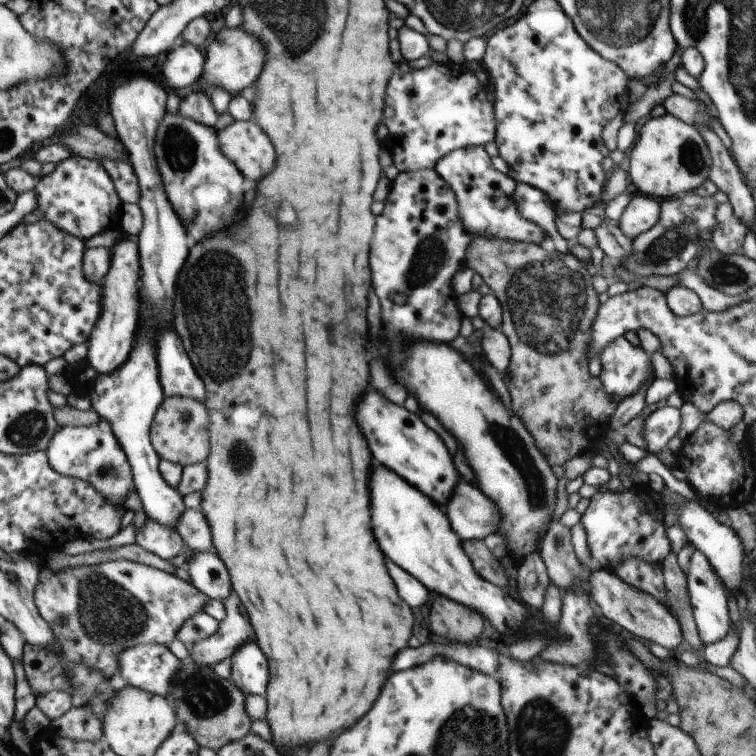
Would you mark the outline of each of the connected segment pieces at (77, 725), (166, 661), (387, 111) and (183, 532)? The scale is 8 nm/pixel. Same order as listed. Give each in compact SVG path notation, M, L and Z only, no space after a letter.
M72 707L60 718L51 721L51 730L72 740L99 741L103 738L102 721L90 708Z
M143 644L120 652L119 673L129 686L170 698L172 676L182 668L182 661L167 647Z
M431 63L424 68L411 68L408 64L398 64L388 84L388 96L384 104L384 124L392 136L392 162L399 172L434 169L436 163L452 150L462 147L482 146L495 142L496 122L494 105L488 100L484 83L464 65L455 63Z
M185 508L175 528L184 540L186 548L196 552L214 549L210 525L201 509Z

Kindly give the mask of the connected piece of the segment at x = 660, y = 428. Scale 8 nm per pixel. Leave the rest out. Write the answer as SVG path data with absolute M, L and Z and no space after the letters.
M665 406L657 409L644 420L644 438L648 453L656 456L666 450L668 441L680 430L682 416L680 409Z

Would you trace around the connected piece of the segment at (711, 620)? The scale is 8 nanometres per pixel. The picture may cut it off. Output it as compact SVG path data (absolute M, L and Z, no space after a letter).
M694 550L690 560L690 568L686 575L690 605L694 620L702 642L705 645L718 642L730 632L730 614L728 612L728 598L722 579L716 574L713 566L703 552Z

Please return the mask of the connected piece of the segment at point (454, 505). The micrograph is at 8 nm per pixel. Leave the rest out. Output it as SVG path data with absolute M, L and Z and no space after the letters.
M464 480L458 482L458 488L452 500L448 502L446 514L454 532L460 532L460 518L462 518L464 532L458 534L462 540L482 540L488 534L498 532L502 522L498 506L490 498L486 498L476 486L466 484Z

